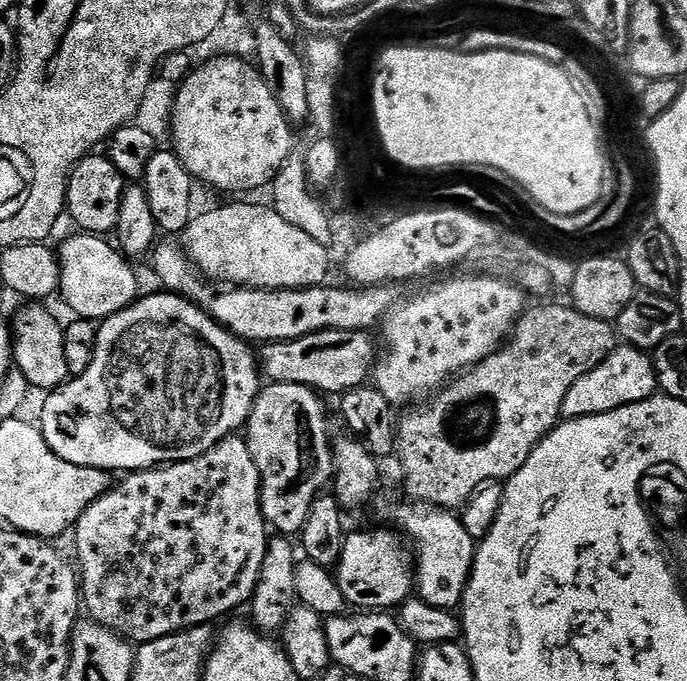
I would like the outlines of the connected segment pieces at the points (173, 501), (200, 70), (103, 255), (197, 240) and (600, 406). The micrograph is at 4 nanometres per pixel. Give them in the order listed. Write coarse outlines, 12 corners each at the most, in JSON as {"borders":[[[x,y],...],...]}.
{"borders":[[[243,435],[130,472],[74,525],[133,645],[249,603],[270,528]],[[255,63],[176,89],[170,144],[193,181],[267,189],[293,125]],[[100,234],[58,248],[59,299],[102,322],[138,299],[136,272]],[[267,203],[194,218],[182,247],[209,281],[295,290],[329,249]],[[618,346],[566,394],[569,420],[657,395],[647,351]]]}

